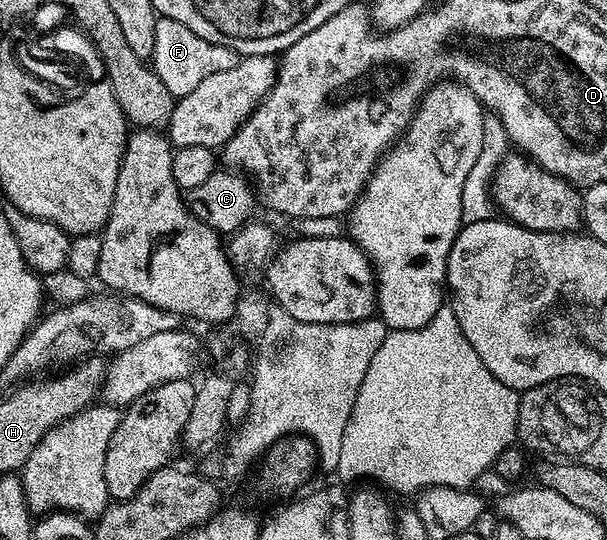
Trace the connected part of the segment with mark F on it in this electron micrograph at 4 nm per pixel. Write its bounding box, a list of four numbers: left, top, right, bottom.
[151,16,238,98]

